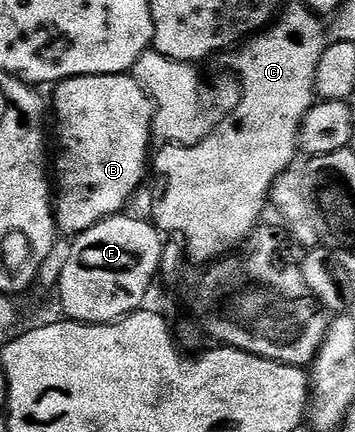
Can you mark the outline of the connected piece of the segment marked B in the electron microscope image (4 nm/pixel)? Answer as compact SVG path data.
M102 74L101 76L75 76L69 80L62 80L55 85L56 92L50 96L50 108L56 111L56 140L60 143L60 153L54 156L54 211L56 214L56 227L61 233L72 232L79 234L90 230L98 222L102 222L111 216L121 215L131 205L133 196L141 191L144 175L150 172L150 152L148 147L154 144L154 133L152 130L152 117L154 115L154 105L152 97L148 95L144 85L132 74Z

